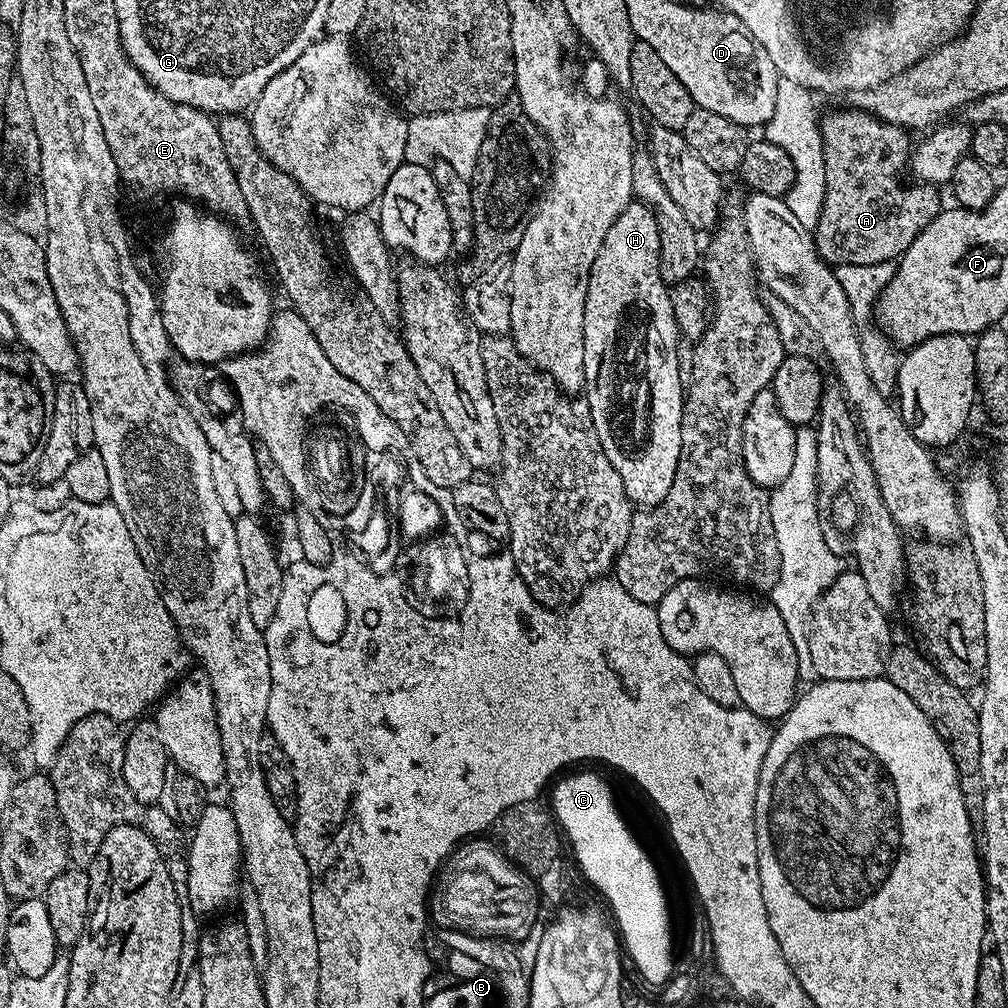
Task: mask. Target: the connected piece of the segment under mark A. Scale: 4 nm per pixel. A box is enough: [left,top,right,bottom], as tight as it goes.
[814,114,942,262]

